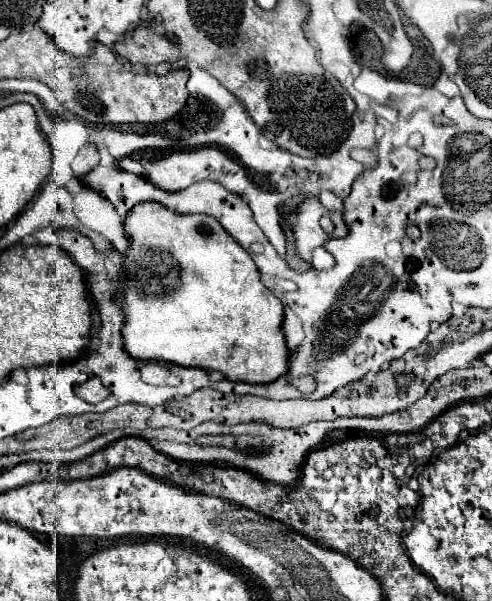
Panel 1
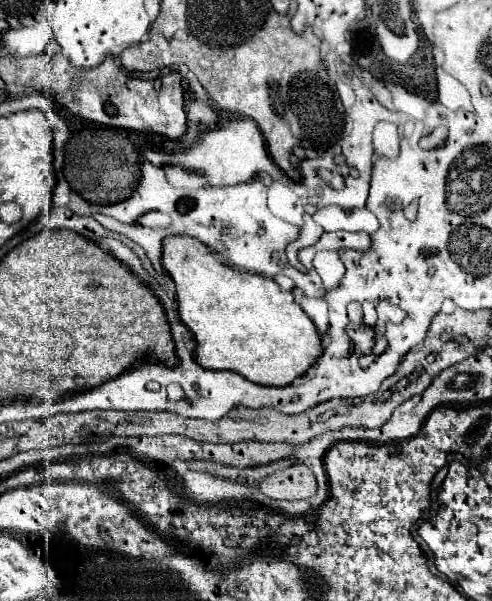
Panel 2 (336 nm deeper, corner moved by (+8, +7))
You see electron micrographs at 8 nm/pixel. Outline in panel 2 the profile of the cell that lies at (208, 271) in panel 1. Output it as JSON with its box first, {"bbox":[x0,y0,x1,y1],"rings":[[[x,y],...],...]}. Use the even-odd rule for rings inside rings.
{"bbox":[163,234,321,386],"rings":[[[179,234],[163,240],[163,268],[175,282],[175,298],[179,302],[179,316],[191,330],[197,346],[193,358],[203,368],[235,370],[251,382],[263,386],[287,386],[301,376],[321,354],[321,340],[315,324],[295,304],[291,292],[283,292],[271,278],[249,276],[225,266],[211,248],[193,236]]]}

